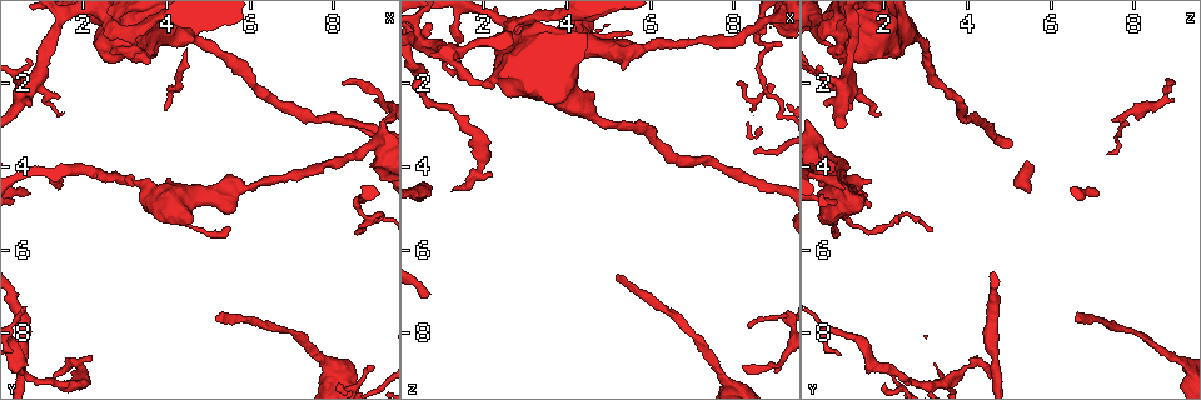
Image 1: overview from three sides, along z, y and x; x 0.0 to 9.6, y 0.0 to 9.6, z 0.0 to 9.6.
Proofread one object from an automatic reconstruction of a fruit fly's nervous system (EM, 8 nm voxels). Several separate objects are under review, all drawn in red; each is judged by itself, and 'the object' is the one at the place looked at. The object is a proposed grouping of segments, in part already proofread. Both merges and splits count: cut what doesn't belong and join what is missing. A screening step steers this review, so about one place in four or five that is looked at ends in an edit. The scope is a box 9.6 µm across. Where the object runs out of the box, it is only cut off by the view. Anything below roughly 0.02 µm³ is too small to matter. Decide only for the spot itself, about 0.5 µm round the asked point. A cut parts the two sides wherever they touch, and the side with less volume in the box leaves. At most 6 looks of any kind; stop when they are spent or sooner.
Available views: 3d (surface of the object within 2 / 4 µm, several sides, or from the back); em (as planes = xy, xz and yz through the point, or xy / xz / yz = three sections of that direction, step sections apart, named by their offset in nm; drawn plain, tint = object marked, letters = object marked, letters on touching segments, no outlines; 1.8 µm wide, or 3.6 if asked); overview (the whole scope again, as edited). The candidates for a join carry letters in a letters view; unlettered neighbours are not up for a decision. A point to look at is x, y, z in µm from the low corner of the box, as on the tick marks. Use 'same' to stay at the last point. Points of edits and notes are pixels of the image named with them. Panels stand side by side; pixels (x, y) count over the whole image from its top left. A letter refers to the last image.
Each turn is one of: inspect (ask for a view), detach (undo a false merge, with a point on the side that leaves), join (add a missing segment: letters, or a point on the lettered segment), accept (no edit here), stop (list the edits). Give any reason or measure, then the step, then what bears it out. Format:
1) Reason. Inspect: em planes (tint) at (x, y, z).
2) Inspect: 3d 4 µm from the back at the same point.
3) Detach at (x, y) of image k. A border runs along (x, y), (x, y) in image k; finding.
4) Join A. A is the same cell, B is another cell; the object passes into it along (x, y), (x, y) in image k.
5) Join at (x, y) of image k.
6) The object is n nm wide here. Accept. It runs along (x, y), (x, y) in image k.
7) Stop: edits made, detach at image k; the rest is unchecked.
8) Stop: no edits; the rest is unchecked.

Sharp bend. Inspect: em 3.6 µm xy step 8 (letters) at (2.05, 8.85, 4.05).

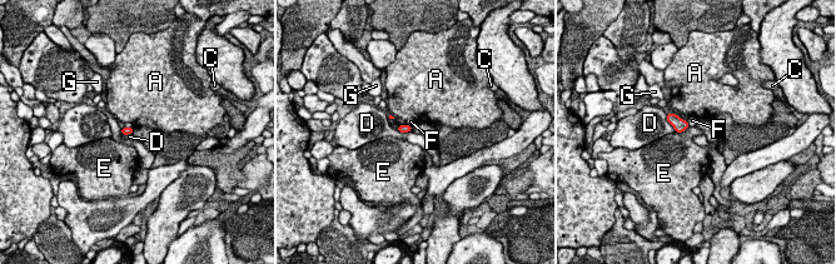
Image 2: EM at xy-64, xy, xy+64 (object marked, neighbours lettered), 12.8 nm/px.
Inspect: em 3.6 µm planes (letters) at the same point.

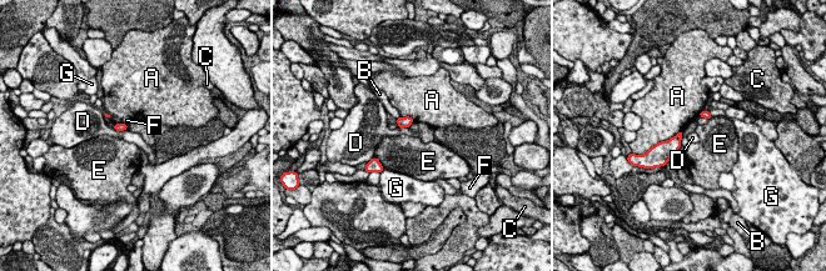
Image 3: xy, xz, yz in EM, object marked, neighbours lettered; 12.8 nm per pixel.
Accept. A, B, C, D, E, F and G are other cells; one cell here.

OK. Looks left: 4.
Sudden change in width. Inspect: em xz step 8 (letters) at (7.90, 8.65, 9.15).

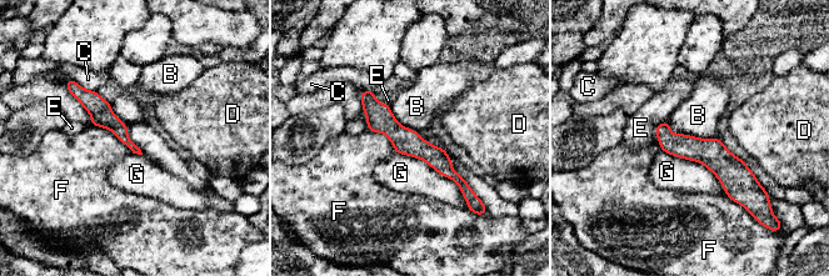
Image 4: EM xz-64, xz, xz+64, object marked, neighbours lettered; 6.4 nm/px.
The object is 100 nm wide here. Accept. B, C, D, E, F and G are other cells; it runs along (363, 96), (465, 187) in image 4; all the same cell.

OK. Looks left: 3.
An open end. Inspect: 3d 4 µm from the back at (1.45, 4.50, 1.00).

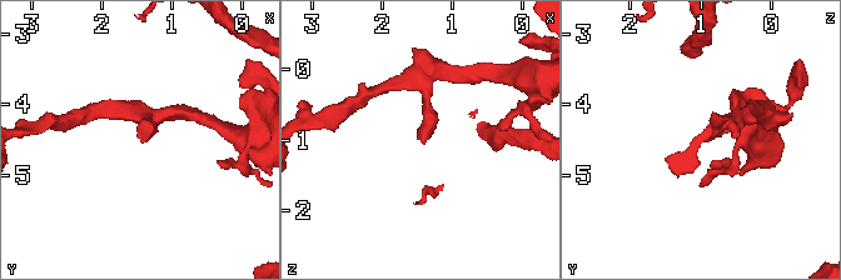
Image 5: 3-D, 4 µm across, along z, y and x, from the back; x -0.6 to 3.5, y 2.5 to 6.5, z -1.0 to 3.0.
Inspect: em 3.6 µm xz step 4 (tint) at (1.40, 4.50, 1.00).

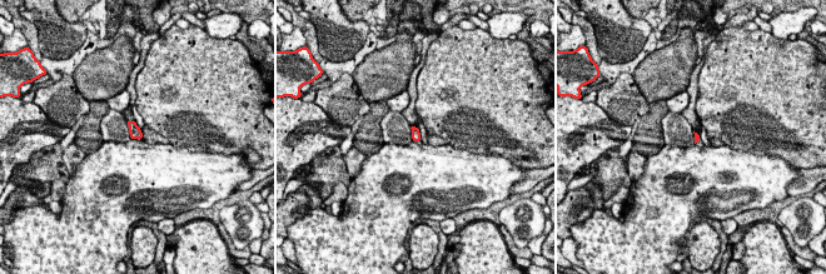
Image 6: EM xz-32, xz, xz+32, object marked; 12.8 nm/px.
Inspect: em 3.6 µm planes (letters) at the same point.

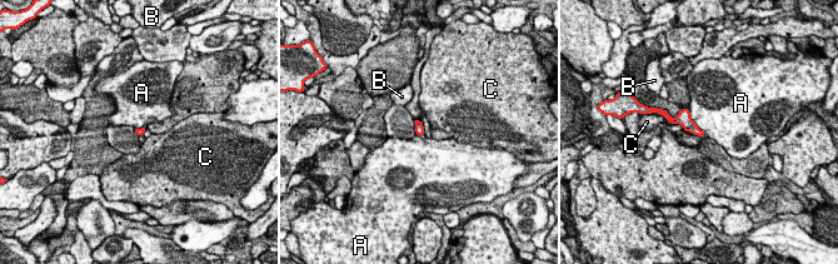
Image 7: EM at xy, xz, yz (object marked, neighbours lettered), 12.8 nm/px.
Accept. A, B and C are other cells; a border runs along (688, 108), (691, 119), (706, 133) in image 7; no lettered segment goes on from it.

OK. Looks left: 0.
Stop: no edits; the rest is unchecked.

